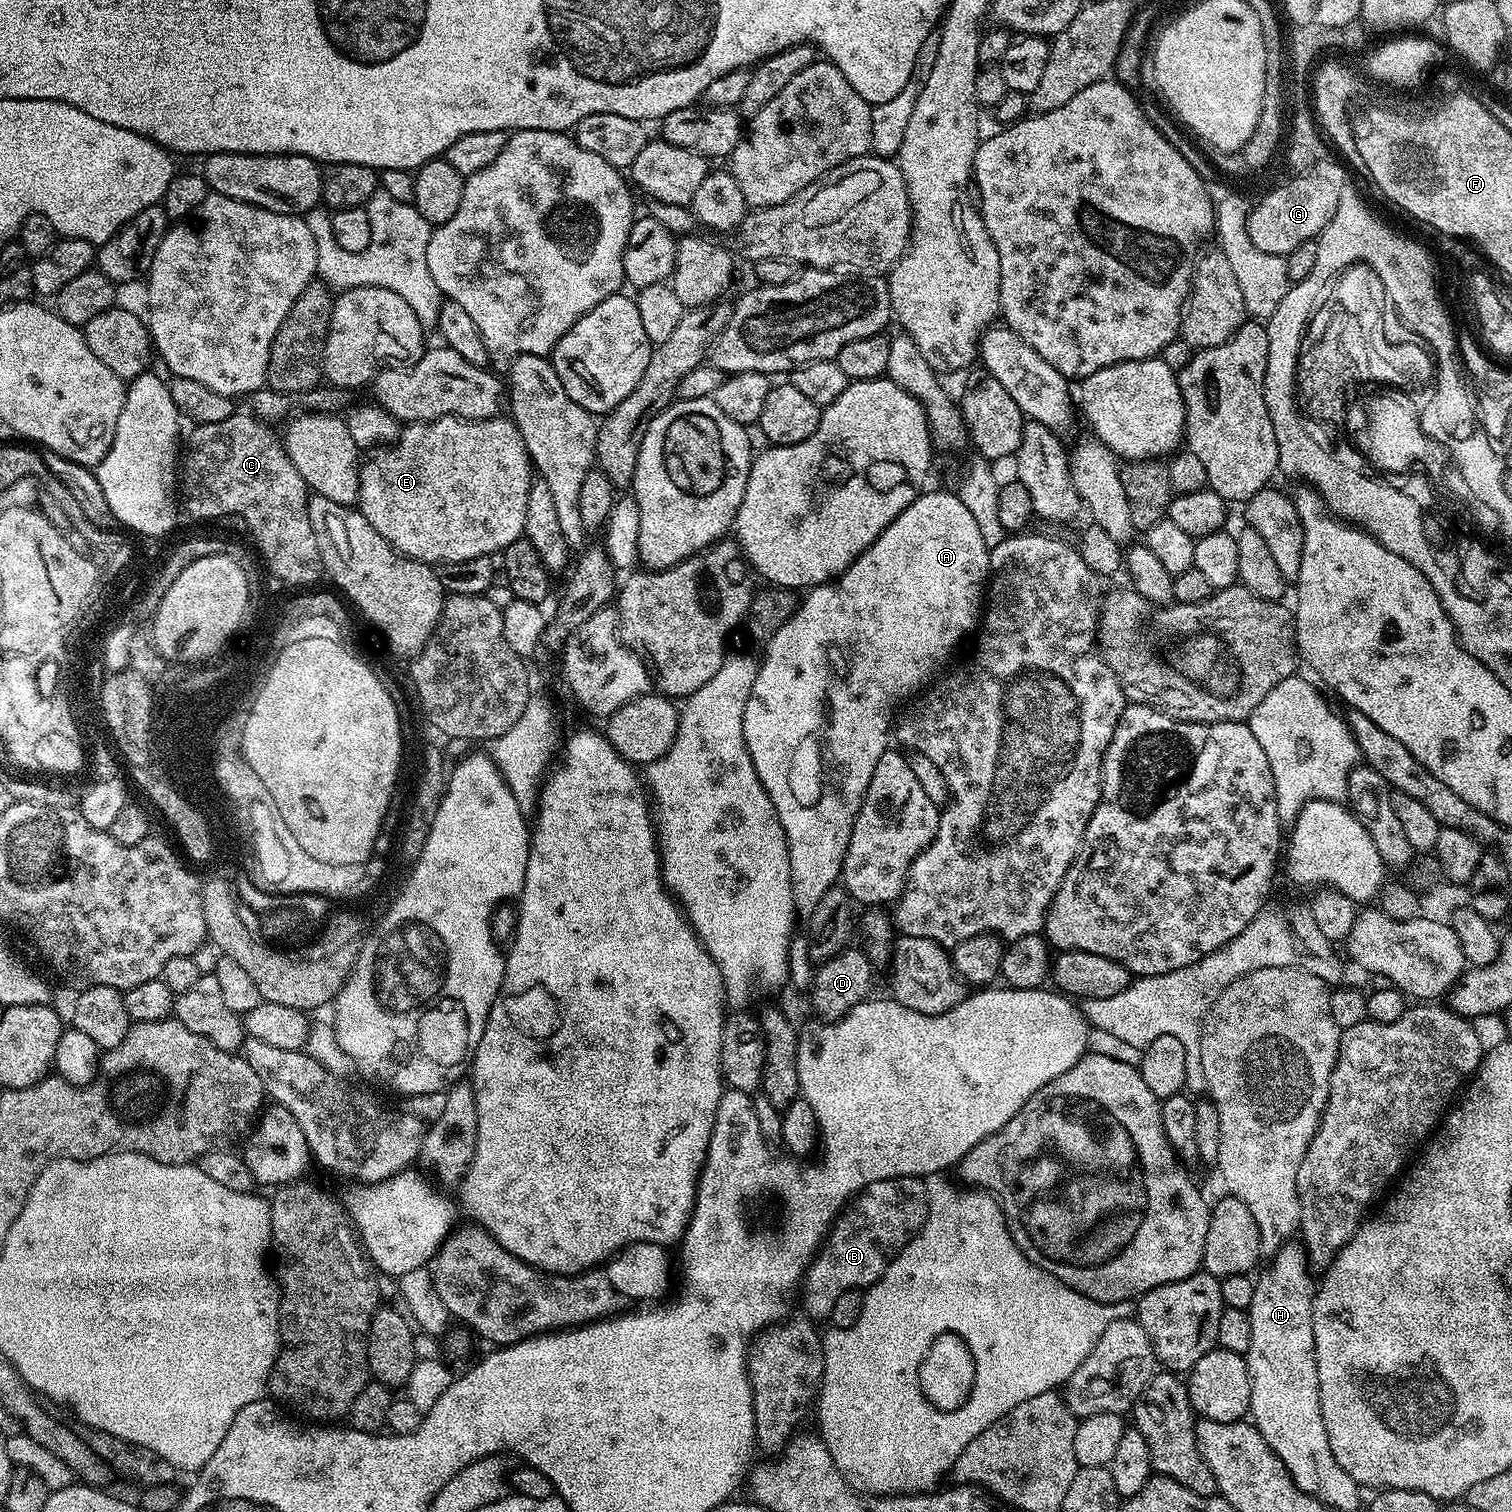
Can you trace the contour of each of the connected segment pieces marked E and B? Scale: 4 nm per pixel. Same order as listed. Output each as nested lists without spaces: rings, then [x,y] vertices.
[[[497,414],[489,420],[461,420],[459,416],[439,416],[437,420],[427,422],[412,422],[401,431],[400,437],[387,446],[377,446],[363,457],[360,466],[360,498],[358,510],[386,538],[390,547],[395,548],[401,556],[409,560],[420,560],[424,564],[439,566],[450,562],[462,562],[466,558],[482,558],[503,553],[510,542],[524,536],[526,522],[526,498],[530,494],[530,486],[534,479],[532,459],[528,456],[526,446],[522,442],[522,434],[518,434],[516,423],[510,418],[503,420],[503,415]]]
[[[895,1176],[889,1180],[879,1180],[864,1189],[836,1217],[836,1223],[828,1235],[811,1266],[804,1273],[802,1296],[807,1319],[813,1322],[827,1321],[834,1310],[834,1302],[841,1294],[853,1290],[867,1290],[878,1283],[882,1274],[890,1266],[896,1255],[912,1241],[928,1217],[928,1190],[923,1179],[914,1176]]]

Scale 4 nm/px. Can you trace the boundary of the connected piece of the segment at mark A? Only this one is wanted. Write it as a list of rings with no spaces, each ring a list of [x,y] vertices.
[[[925,491],[917,496],[913,504],[906,506],[902,514],[898,514],[898,518],[894,518],[894,522],[890,522],[886,530],[882,530],[879,538],[842,575],[829,583],[811,589],[805,595],[808,597],[805,600],[803,597],[797,603],[795,612],[777,627],[780,629],[773,634],[772,641],[764,652],[764,660],[762,656],[759,661],[754,686],[750,690],[750,698],[746,698],[746,710],[742,714],[742,734],[746,738],[746,746],[750,750],[750,758],[762,782],[764,793],[770,798],[778,822],[782,822],[782,830],[786,834],[790,854],[790,886],[794,906],[801,917],[807,918],[811,915],[814,906],[818,906],[818,901],[825,896],[826,890],[837,887],[841,879],[856,815],[870,786],[870,778],[874,778],[874,766],[878,766],[878,758],[882,758],[882,754],[889,751],[888,736],[890,740],[898,709],[925,686],[931,685],[941,675],[940,667],[951,658],[952,648],[958,647],[968,635],[971,637],[977,631],[982,620],[982,605],[986,600],[986,581],[990,576],[989,551],[990,549],[982,540],[981,531],[978,530],[973,515],[963,505],[955,491]]]

